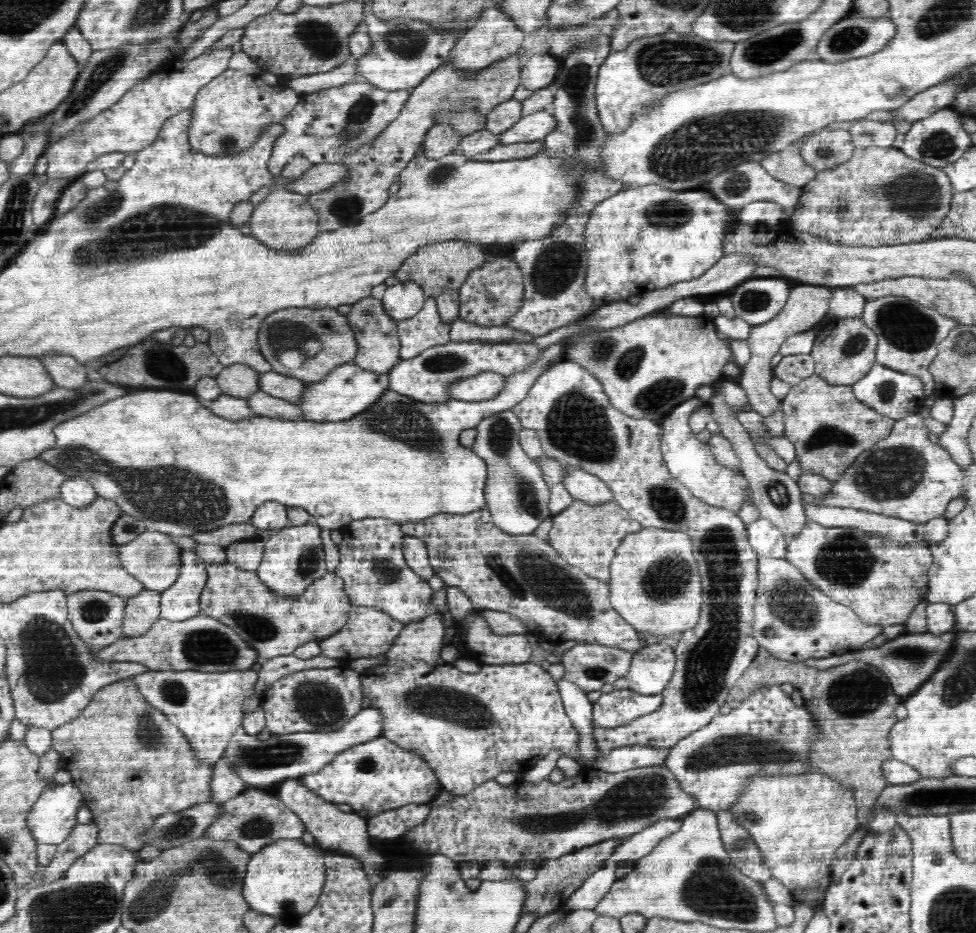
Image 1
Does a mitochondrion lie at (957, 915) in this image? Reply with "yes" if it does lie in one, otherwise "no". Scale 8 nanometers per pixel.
yes

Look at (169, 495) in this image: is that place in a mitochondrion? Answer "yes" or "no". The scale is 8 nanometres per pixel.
yes

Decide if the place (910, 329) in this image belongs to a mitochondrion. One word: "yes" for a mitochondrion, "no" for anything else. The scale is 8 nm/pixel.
yes

